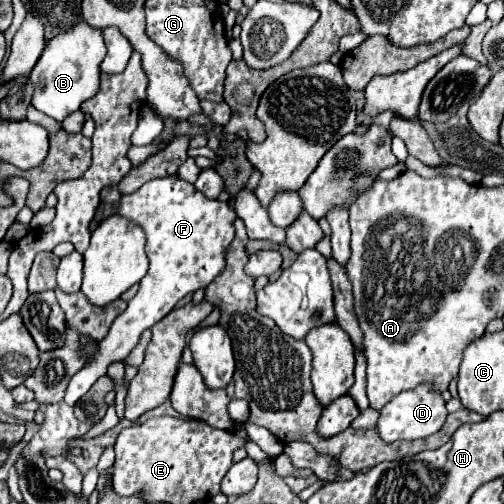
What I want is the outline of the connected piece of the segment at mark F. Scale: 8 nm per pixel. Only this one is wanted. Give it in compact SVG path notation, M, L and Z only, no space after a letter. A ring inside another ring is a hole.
M178 176L156 178L140 186L132 194L124 194L116 206L116 214L134 220L146 232L146 254L150 258L150 270L140 280L138 294L128 302L128 308L114 320L110 332L98 342L96 356L72 376L64 402L78 402L92 384L106 374L108 366L116 360L124 360L138 344L144 330L160 322L178 300L186 294L206 288L224 270L224 252L234 240L236 214L228 202L210 200L198 192L192 184Z

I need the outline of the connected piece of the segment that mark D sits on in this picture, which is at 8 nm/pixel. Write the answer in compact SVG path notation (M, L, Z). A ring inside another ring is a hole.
M420 384L420 388L402 392L398 398L388 402L380 410L380 418L378 418L380 438L384 442L428 438L428 436L436 434L442 428L446 416L448 416L448 412L444 408L444 398L440 394L436 394L436 392L432 392L432 388L428 388L428 384Z

